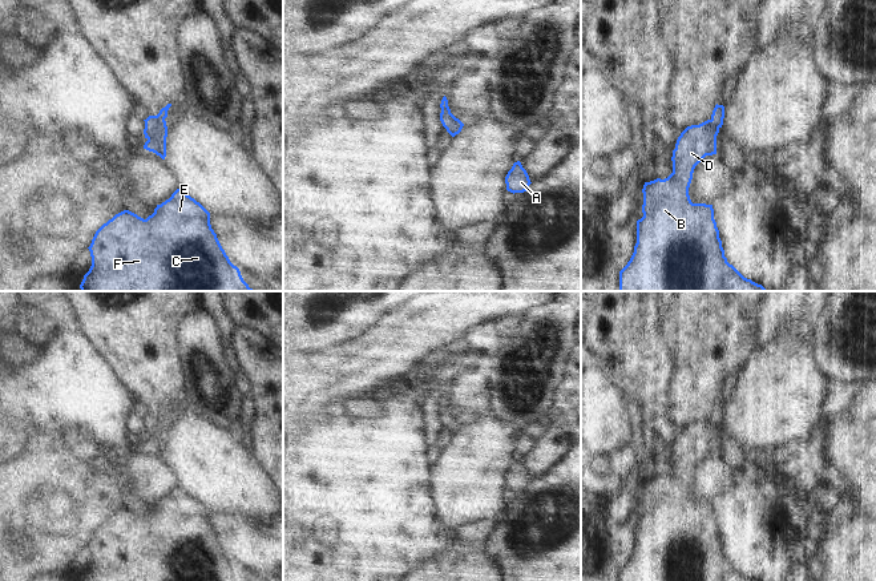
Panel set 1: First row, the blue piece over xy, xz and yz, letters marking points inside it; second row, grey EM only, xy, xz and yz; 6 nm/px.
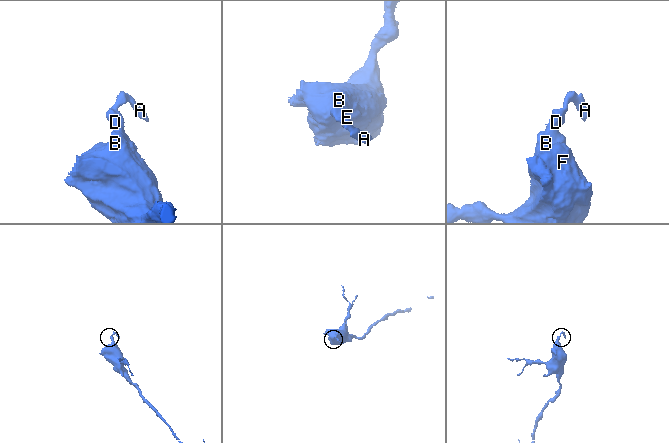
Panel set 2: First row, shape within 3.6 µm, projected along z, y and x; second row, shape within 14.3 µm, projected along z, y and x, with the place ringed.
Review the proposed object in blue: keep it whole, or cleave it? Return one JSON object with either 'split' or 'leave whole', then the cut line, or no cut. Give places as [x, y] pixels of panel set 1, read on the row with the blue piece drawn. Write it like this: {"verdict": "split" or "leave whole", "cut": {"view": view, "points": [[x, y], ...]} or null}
{"verdict": "leave whole", "cut": null}

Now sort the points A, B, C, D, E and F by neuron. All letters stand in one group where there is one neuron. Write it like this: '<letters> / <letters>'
A B C D E F

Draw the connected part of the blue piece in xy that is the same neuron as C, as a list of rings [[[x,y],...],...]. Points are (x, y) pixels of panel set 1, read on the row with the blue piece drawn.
[[[181,189],[157,205],[146,219],[129,210],[116,214],[96,231],[88,249],[92,266],[84,275],[80,291],[254,291],[222,249],[211,229],[210,213]]]

